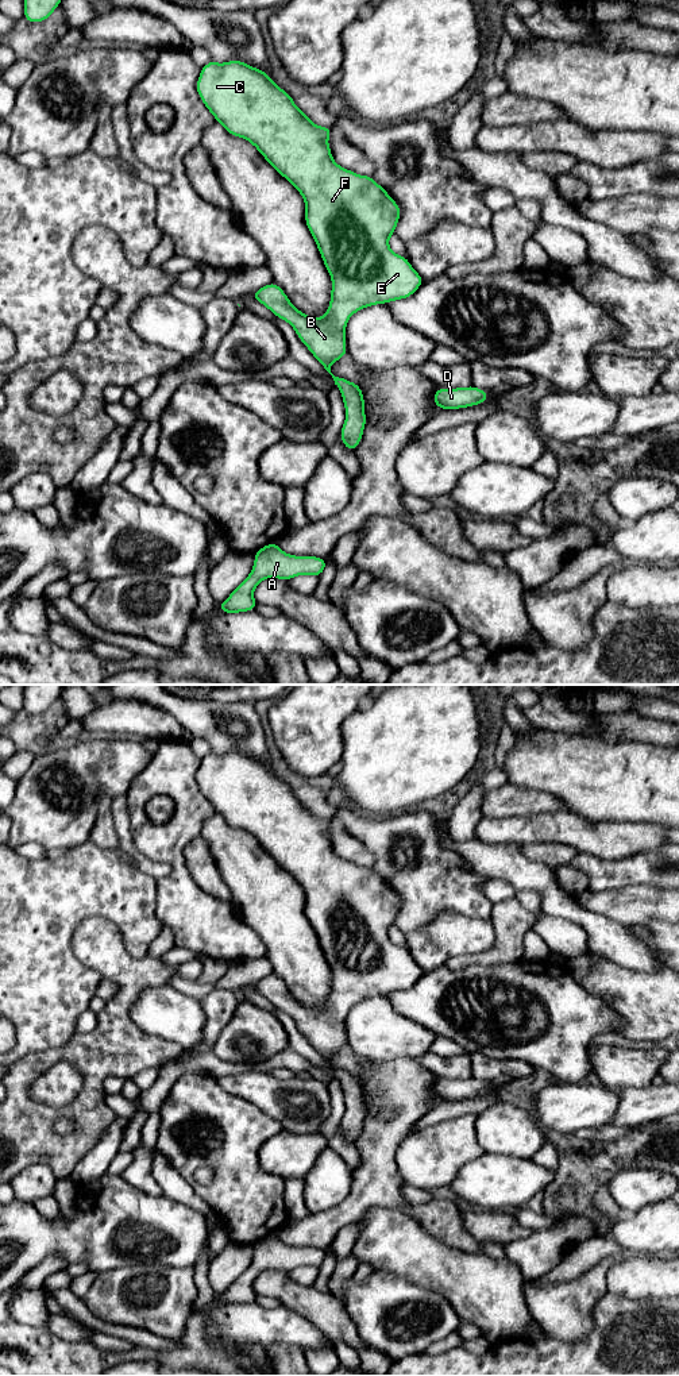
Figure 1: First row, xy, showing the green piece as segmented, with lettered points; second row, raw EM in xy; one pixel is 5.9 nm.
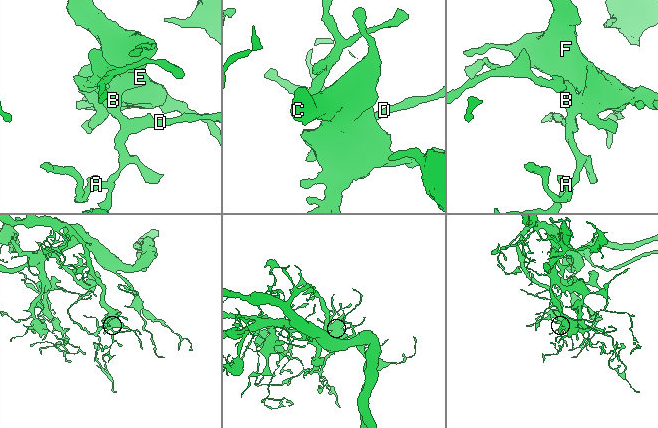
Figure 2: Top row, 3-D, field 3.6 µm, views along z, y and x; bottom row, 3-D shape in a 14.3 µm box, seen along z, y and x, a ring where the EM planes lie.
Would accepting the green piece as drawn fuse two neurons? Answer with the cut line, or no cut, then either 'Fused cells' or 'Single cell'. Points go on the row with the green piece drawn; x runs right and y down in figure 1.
No split. Single cell

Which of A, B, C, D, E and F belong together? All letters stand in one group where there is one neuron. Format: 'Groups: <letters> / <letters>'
Groups: A B C D E F

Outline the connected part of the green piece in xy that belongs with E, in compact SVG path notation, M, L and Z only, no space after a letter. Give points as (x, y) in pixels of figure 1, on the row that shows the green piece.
M232 59L232 61L228 61L228 62L224 62L224 63L217 63L217 62L215 62L215 61L209 61L205 66L202 66L201 68L201 72L200 72L200 77L198 77L198 80L197 80L197 82L196 82L196 89L197 89L197 93L198 93L198 96L200 96L200 99L201 99L201 101L204 103L204 105L208 108L208 111L213 115L213 117L216 119L216 122L219 122L224 128L225 128L225 131L228 132L228 134L231 134L231 135L235 135L235 136L238 136L238 138L243 138L243 139L246 139L246 140L248 140L252 146L255 146L256 147L256 150L262 154L262 157L285 178L285 180L288 180L297 190L298 190L298 193L304 197L304 201L305 201L305 224L306 224L306 227L308 227L308 230L309 230L309 232L310 232L310 235L313 236L313 239L315 239L315 242L316 242L316 246L317 246L317 248L319 248L319 251L320 251L320 255L321 255L321 258L323 258L323 262L324 262L324 265L325 265L325 270L329 273L329 275L331 275L331 280L332 280L332 289L331 289L331 301L329 301L329 308L327 309L327 312L325 312L325 315L323 316L323 317L317 317L317 319L315 319L315 317L310 317L310 316L308 316L306 313L302 313L302 312L300 312L292 302L290 302L290 300L288 298L288 296L286 296L286 293L275 284L275 282L271 282L271 284L269 284L269 285L265 285L265 286L262 286L261 289L258 289L256 292L254 292L254 293L251 293L251 296L256 300L256 301L259 301L261 304L263 304L269 311L271 311L273 312L273 315L274 316L277 316L277 317L279 317L279 319L282 319L282 320L285 320L286 323L289 323L292 327L293 327L293 329L296 331L296 334L297 334L297 336L298 336L298 339L306 346L306 348L310 351L310 354L323 365L323 367L332 375L332 378L333 378L333 381L335 381L335 385L339 388L339 390L340 390L340 394L342 394L342 397L343 397L343 402L344 402L344 409L346 409L346 420L344 420L344 424L343 424L343 427L342 427L342 431L340 431L340 439L342 439L342 442L343 442L343 444L344 444L344 447L346 448L348 448L348 450L351 450L351 451L355 451L355 448L358 447L358 444L360 443L360 440L362 440L362 436L363 436L363 429L364 429L364 427L366 427L366 412L364 412L364 396L363 396L363 393L362 393L362 390L360 390L360 386L358 385L358 383L354 383L354 382L351 382L351 381L348 381L348 379L344 379L344 378L339 378L339 377L335 377L332 373L331 373L331 365L333 363L333 362L337 362L339 359L342 359L344 355L347 355L347 344L346 344L346 325L347 325L347 323L348 323L348 319L354 315L354 313L356 313L358 311L360 311L360 309L363 309L363 308L367 308L367 307L371 307L371 305L377 305L377 304L389 304L390 301L396 301L396 300L404 300L404 298L408 298L408 297L410 297L421 285L423 285L423 282L424 282L424 280L421 278L421 275L413 269L413 266L409 263L409 261L408 261L408 258L406 257L402 257L402 255L398 255L398 254L394 254L391 250L390 250L390 247L389 247L389 238L391 236L391 235L394 235L396 234L396 227L397 227L397 221L400 220L400 216L401 216L401 209L400 209L400 205L390 197L390 194L378 184L378 182L375 182L373 178L371 178L371 176L360 176L360 174L356 174L356 173L354 173L354 171L351 171L351 170L348 170L348 169L346 169L346 167L342 167L342 166L339 166L335 161L333 161L333 158L332 158L332 153L331 153L331 149L329 149L329 144L328 144L328 138L329 138L329 135L332 134L332 127L320 127L320 126L316 126L301 109L298 109L297 108L297 105L294 104L294 100L293 100L293 97L286 92L286 90L283 90L282 88L279 88L273 80L271 80L271 77L266 73L266 72L263 72L263 70L259 70L259 69L256 69L256 68L254 68L254 66L251 66L251 65L247 65L247 63L244 63L244 62L242 62L242 61L238 61L238 59Z

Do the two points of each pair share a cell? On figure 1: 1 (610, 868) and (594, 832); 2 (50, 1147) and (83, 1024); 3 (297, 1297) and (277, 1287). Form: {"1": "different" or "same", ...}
{"1": "different", "2": "different", "3": "same"}

